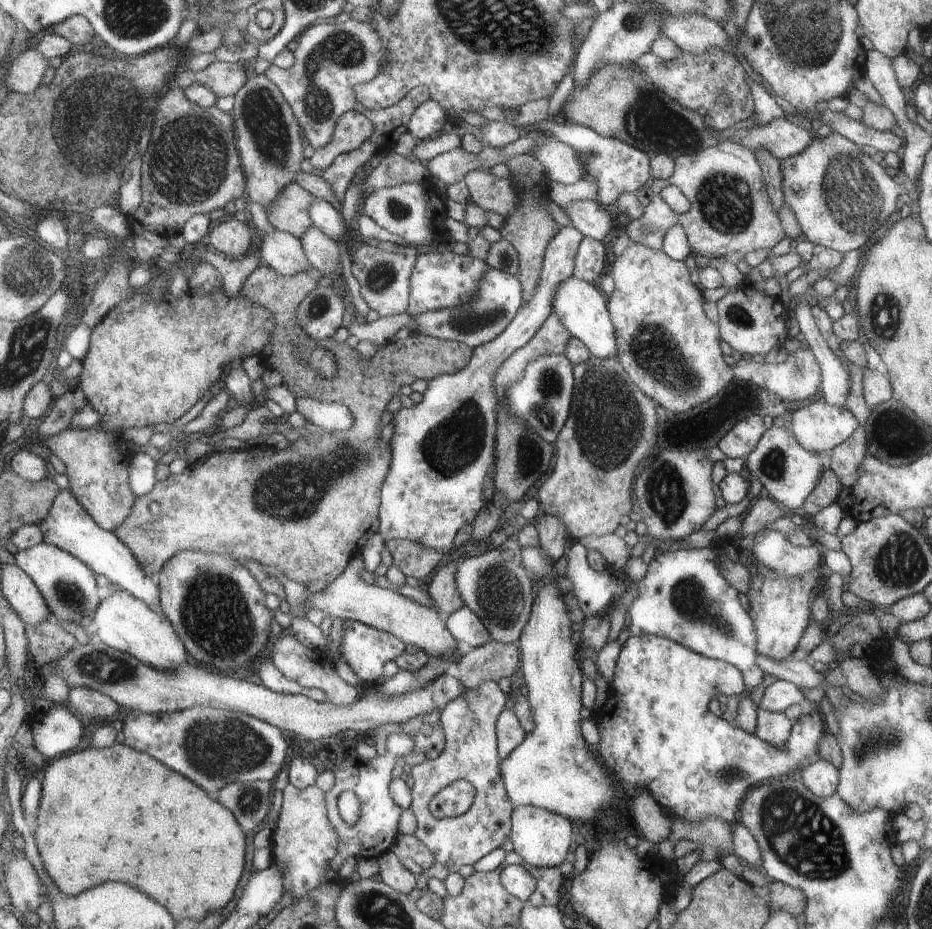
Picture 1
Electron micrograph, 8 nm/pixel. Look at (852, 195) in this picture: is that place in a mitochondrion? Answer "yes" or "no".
yes

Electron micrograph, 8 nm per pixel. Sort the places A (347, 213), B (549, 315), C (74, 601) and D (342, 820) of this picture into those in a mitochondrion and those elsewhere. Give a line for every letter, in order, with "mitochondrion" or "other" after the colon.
A: other
B: other
C: mitochondrion
D: other

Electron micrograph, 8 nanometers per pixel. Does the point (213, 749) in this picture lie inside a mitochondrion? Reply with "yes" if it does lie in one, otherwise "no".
yes

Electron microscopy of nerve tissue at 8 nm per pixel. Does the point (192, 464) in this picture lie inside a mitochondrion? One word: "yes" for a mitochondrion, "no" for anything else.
no

